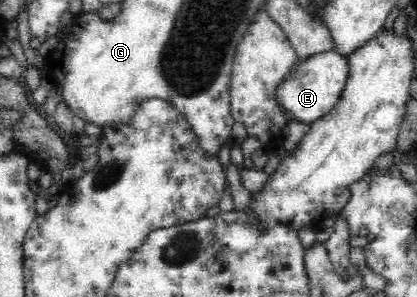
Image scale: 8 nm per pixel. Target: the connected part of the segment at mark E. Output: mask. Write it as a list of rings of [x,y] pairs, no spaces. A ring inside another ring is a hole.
[[[336,50],[318,52],[305,62],[293,65],[291,72],[275,89],[277,103],[280,108],[290,111],[298,121],[304,124],[314,123],[336,107],[348,76],[348,55],[341,55]]]

